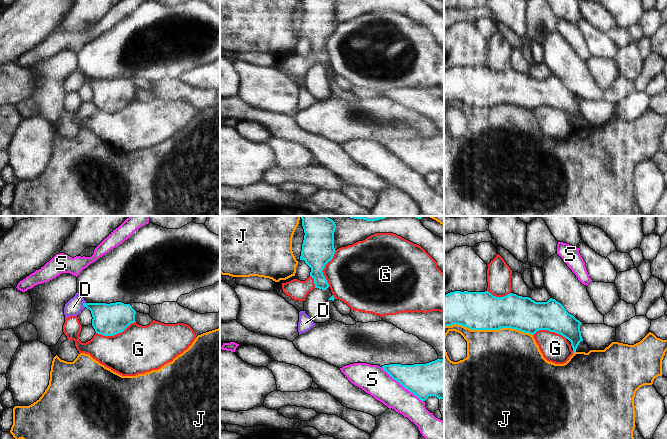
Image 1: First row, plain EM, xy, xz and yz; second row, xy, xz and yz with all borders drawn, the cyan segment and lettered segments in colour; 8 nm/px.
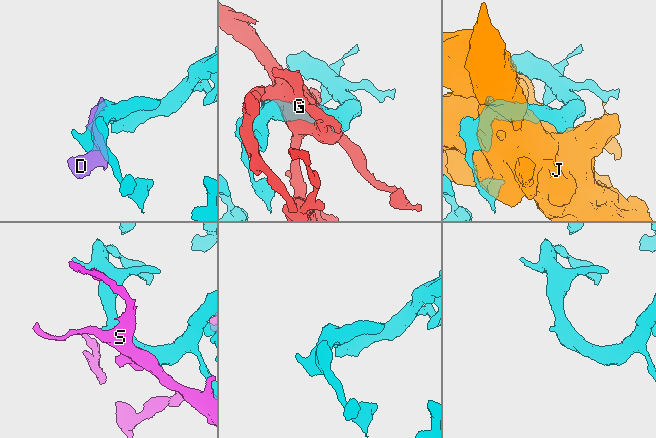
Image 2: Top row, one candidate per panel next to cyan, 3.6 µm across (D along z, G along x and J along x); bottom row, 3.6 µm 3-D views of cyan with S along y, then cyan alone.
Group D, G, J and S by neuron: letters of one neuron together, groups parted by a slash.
D / G / J / S

